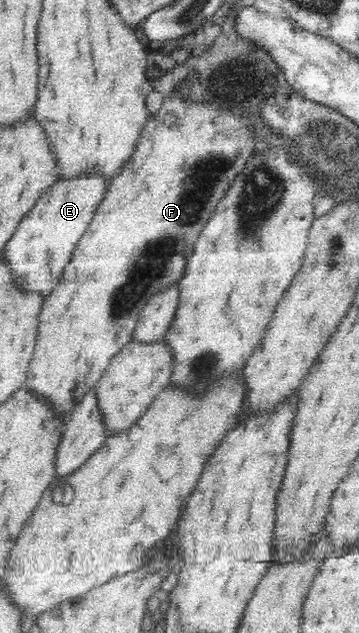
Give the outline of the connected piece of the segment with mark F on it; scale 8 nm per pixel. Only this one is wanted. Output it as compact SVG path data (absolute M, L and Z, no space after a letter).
M172 95L165 97L159 111L148 117L134 152L110 179L106 197L74 249L70 263L56 287L45 296L39 319L40 335L26 385L48 396L58 411L66 413L67 419L84 394L97 385L112 358L133 340L142 308L150 298L160 288L183 277L185 263L202 228L230 183L244 171L254 149L254 121L250 123L250 117L242 117L216 102Z

